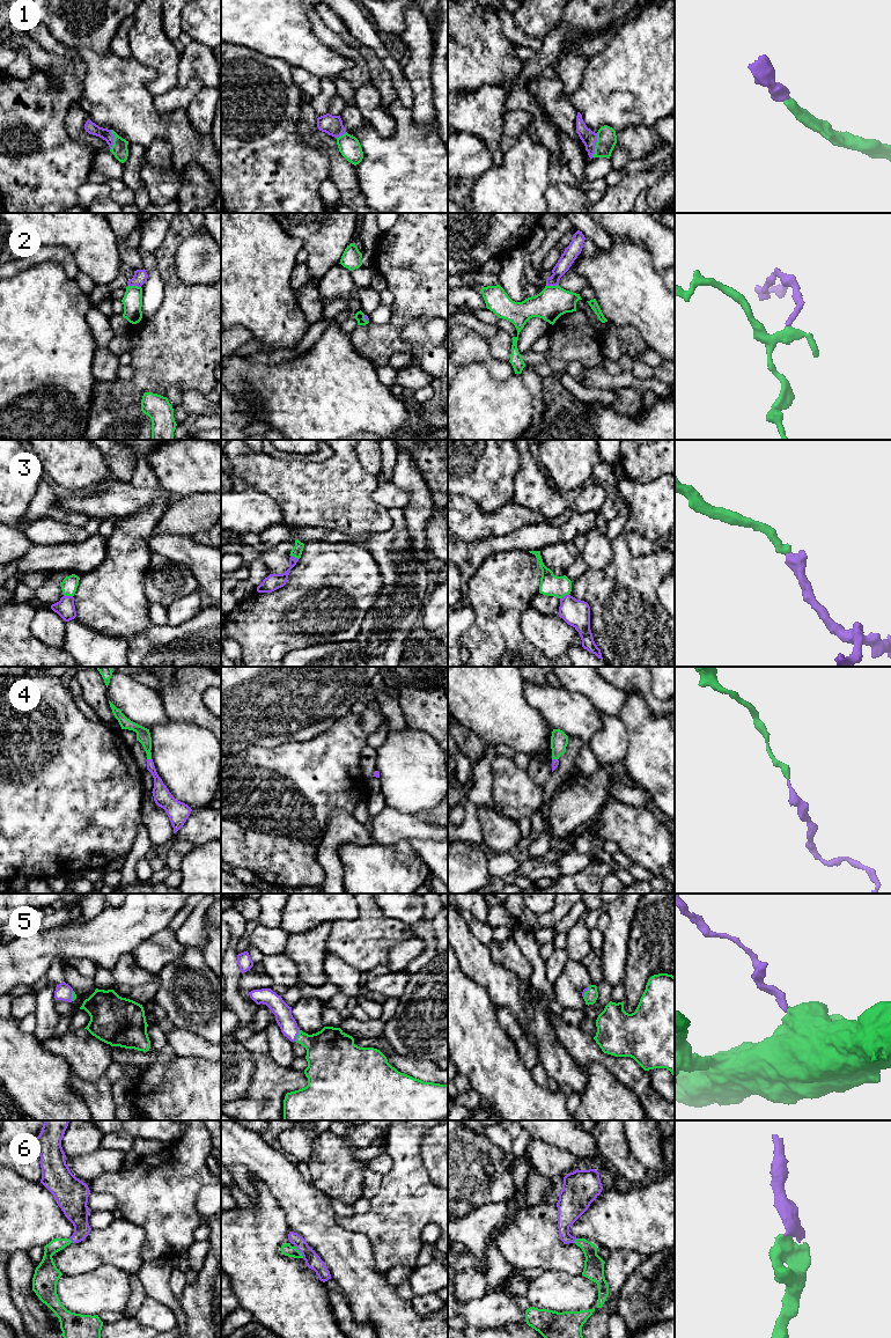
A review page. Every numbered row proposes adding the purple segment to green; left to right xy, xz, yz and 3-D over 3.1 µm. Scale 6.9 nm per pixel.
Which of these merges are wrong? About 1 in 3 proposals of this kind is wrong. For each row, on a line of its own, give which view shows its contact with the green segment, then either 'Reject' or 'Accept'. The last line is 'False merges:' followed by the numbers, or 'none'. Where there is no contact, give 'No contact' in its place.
1: Touches green in yz. Accept
2: Touches green in xy. Reject
3: Touches green in xy. Accept
4: Touches green in xy. Accept
5: Touches green in xz. Accept
6: Touches green in xz. Accept
False merges: 2

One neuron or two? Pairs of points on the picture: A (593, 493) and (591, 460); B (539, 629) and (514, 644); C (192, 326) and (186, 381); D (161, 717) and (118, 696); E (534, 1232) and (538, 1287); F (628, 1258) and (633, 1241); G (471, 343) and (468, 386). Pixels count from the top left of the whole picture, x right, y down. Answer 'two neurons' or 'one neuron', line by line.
A: two neurons
B: two neurons
C: one neuron
D: one neuron
E: two neurons
F: two neurons
G: two neurons

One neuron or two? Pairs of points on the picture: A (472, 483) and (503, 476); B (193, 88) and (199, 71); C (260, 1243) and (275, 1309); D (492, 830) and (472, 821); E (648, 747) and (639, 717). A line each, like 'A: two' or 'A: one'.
A: one
B: two
C: one
D: two
E: one

